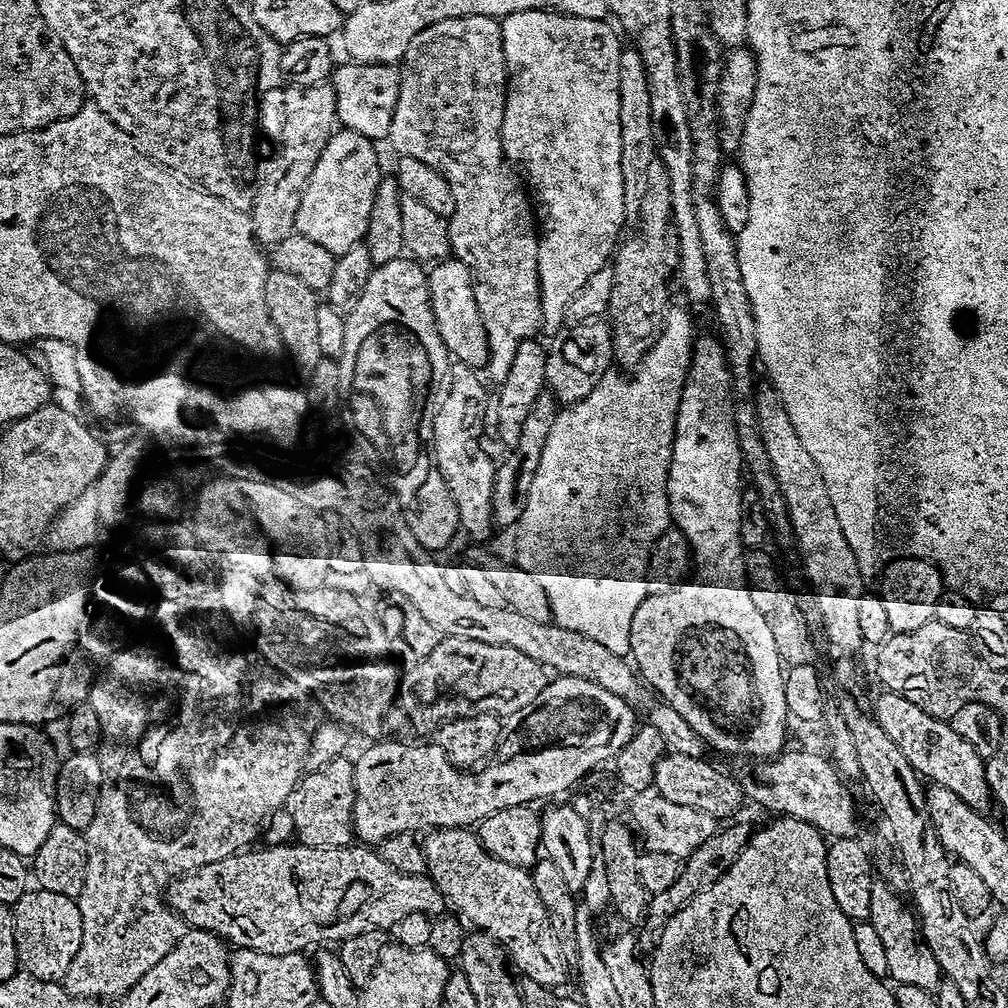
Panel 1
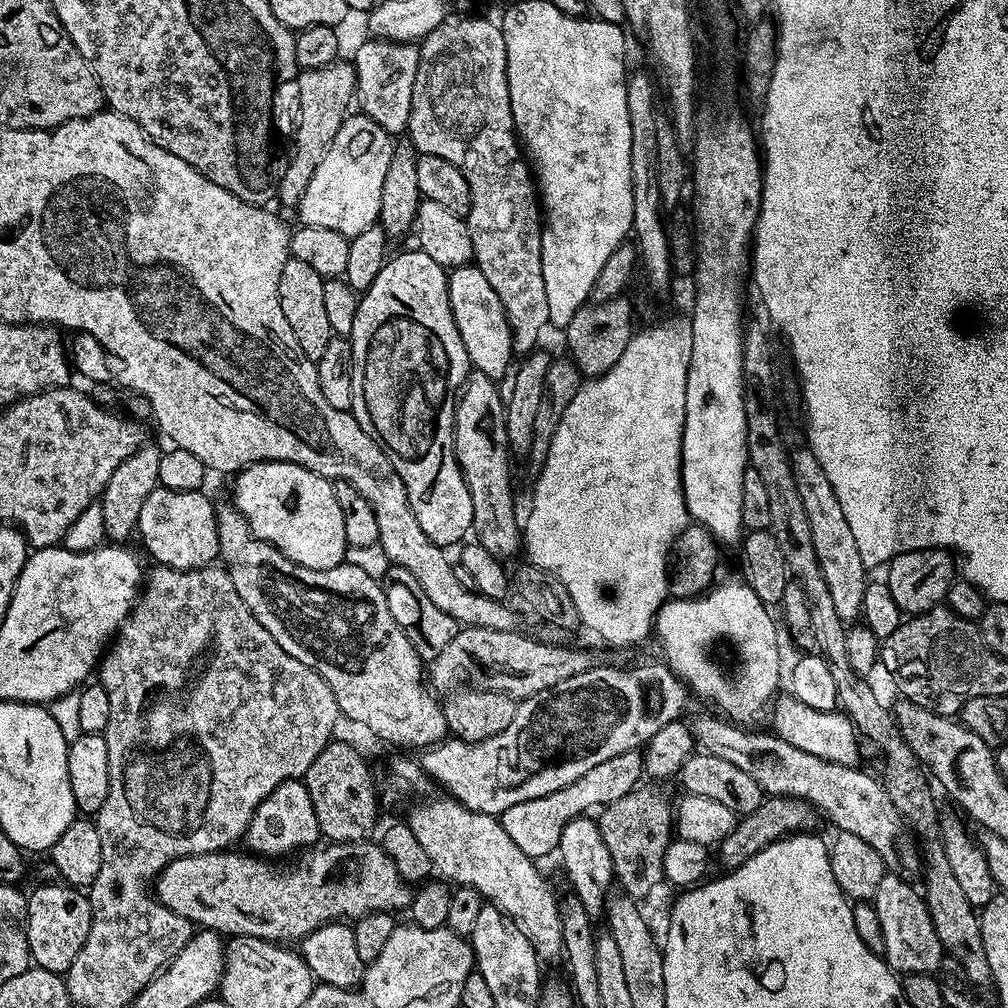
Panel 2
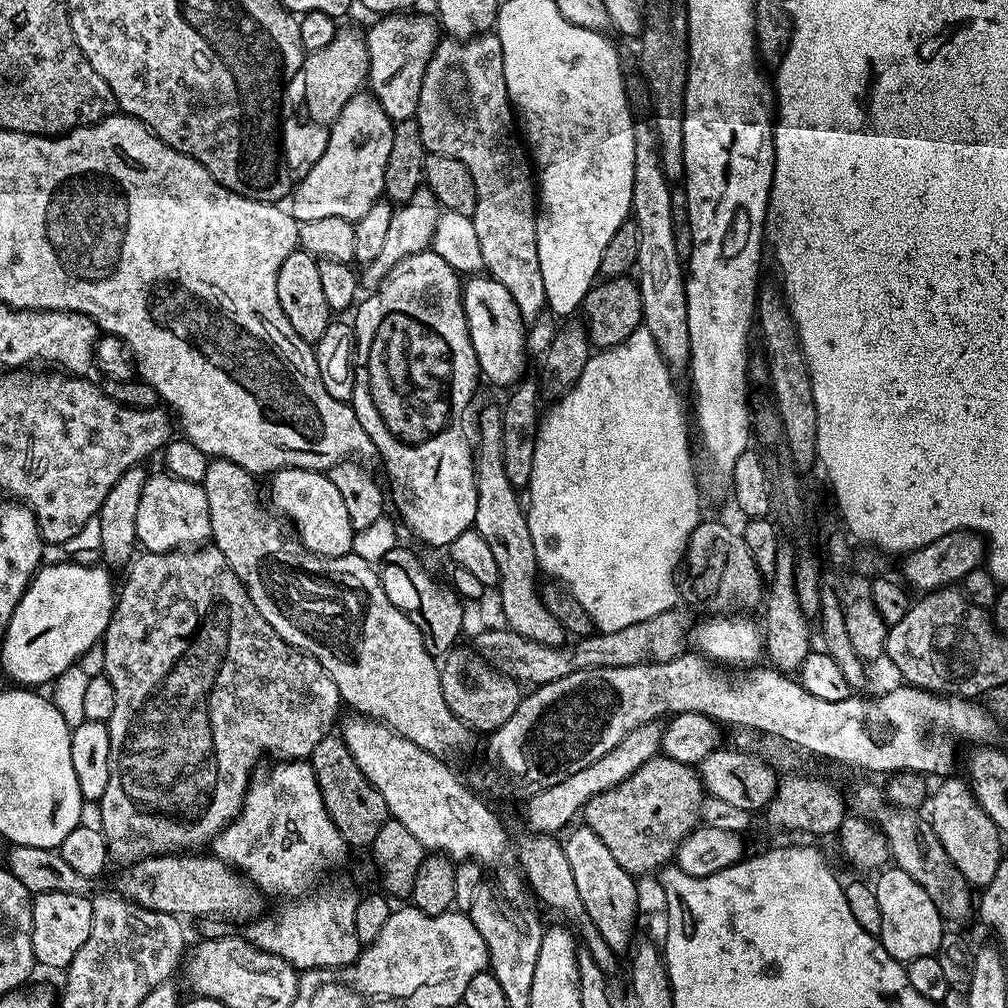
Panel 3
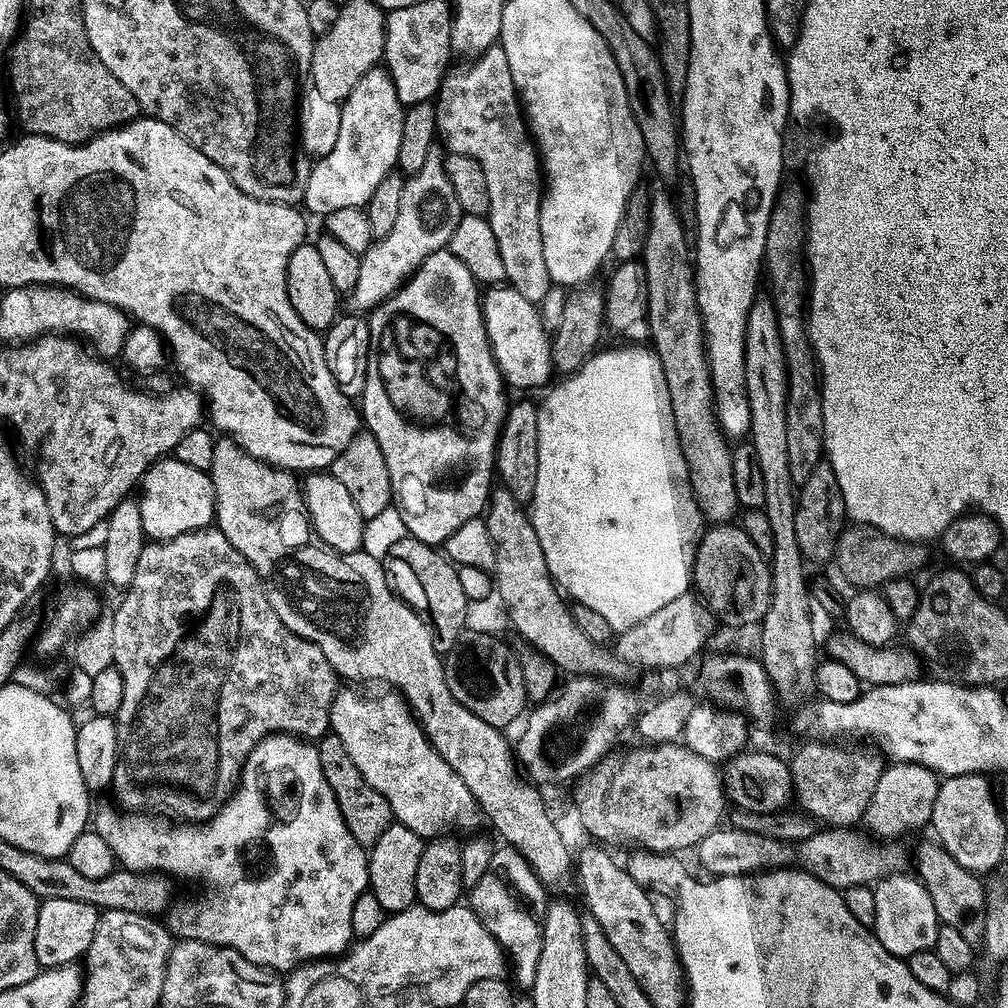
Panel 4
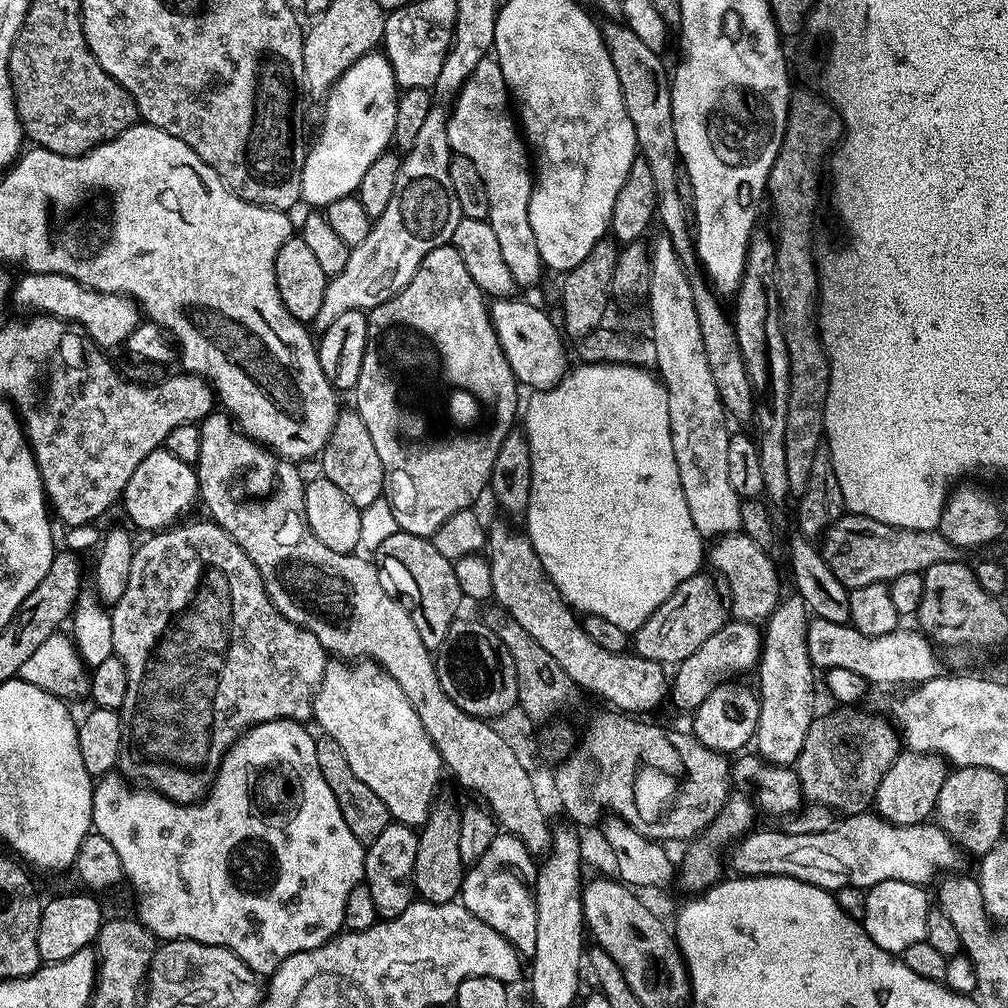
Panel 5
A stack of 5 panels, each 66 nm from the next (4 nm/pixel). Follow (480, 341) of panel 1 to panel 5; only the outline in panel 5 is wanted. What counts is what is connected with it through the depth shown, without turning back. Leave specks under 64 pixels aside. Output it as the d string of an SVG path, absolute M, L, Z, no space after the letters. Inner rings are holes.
M515 298L497 299L490 308L492 328L504 351L510 370L516 375L517 381L536 392L546 392L553 388L565 375L569 367L568 356L564 353L562 332L552 325L552 320L540 308ZM568 364L568 365L567 365ZM565 367L565 368L564 368Z

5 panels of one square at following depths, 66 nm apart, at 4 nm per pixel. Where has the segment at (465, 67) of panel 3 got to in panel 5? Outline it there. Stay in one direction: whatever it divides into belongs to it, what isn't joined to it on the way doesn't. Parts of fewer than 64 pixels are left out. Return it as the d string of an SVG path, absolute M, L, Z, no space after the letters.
M485 58L478 62L470 78L451 101L450 107L452 112L450 108L446 116L448 147L455 155L470 158L470 162L474 162L474 170L478 170L482 178L484 193L488 199L487 224L497 235L502 258L505 259L515 283L520 286L534 284L540 278L542 265L528 213L534 183L530 148L514 119L508 83L505 82L500 64L495 58Z

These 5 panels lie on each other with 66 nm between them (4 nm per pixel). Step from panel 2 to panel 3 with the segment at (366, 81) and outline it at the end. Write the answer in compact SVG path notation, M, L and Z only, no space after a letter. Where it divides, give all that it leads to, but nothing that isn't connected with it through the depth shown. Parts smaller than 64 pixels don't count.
M384 14L366 35L368 46L368 78L371 95L375 96L389 120L411 120L416 115L420 91L424 85L426 66L442 39L441 25L428 16Z

